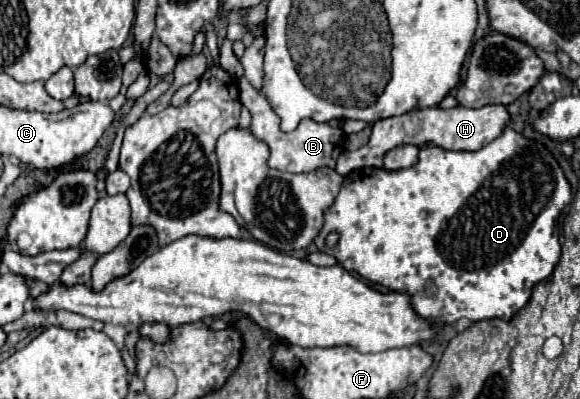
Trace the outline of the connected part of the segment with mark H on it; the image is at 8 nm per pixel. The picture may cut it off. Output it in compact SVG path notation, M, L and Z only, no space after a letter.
M487 104L483 108L465 108L465 106L455 106L449 110L443 110L439 106L433 108L417 108L411 112L405 112L401 116L391 116L391 118L383 118L377 120L373 124L373 132L369 142L355 150L355 152L343 152L337 160L337 172L341 176L347 176L351 170L357 168L365 168L365 166L375 166L381 168L383 166L383 156L387 150L399 146L399 144L415 144L415 146L423 146L427 142L435 142L443 148L451 148L451 150L479 150L483 146L487 146L491 140L495 140L509 124L509 110L503 104Z

